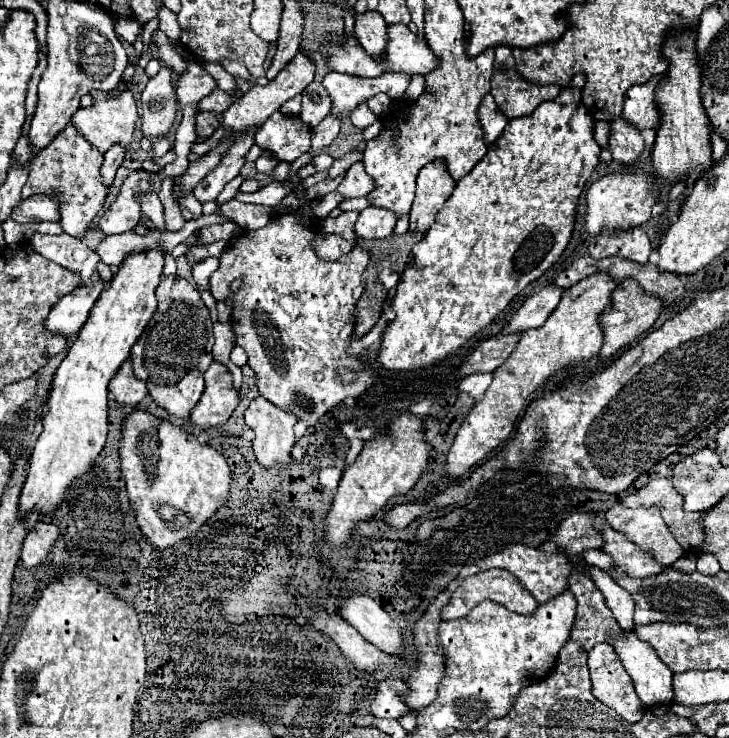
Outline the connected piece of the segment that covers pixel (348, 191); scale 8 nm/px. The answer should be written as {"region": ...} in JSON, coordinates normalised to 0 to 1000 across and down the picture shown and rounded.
{"region":[[[498,221],[481,224],[481,229],[473,237],[473,245],[465,251],[465,262],[471,262],[476,270],[506,264],[514,256],[514,245],[503,237]]]}

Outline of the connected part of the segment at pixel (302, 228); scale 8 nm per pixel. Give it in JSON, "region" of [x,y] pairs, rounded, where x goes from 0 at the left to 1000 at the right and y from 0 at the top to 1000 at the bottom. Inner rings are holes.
{"region":[[[374,286],[372,291],[374,294],[361,310],[331,313],[314,327],[314,340],[303,346],[300,364],[287,375],[287,394],[298,408],[311,408],[314,402],[320,408],[317,440],[325,467],[331,467],[339,481],[355,481],[342,486],[342,497],[353,508],[355,533],[383,554],[405,560],[407,568],[421,576],[432,576],[460,549],[479,538],[490,541],[514,519],[512,505],[501,500],[495,486],[490,481],[476,481],[484,457],[484,392],[495,383],[495,373],[506,356],[506,340],[487,332],[473,348],[446,354],[435,348],[427,335],[435,302],[416,305],[394,286]],[[322,378],[331,378],[333,383],[325,394],[317,394],[317,383]]]}

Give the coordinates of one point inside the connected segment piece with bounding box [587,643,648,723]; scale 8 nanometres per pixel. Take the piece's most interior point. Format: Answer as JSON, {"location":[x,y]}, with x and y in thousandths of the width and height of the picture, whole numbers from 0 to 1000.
{"location":[838,925]}

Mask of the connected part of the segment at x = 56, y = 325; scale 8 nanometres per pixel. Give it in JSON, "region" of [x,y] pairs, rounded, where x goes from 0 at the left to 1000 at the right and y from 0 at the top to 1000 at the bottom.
{"region":[[[130,381],[125,386],[111,386],[100,392],[73,416],[73,421],[62,432],[62,443],[84,454],[108,451],[117,435],[122,432],[122,421],[128,411],[136,405],[141,392],[144,392],[141,381]]]}

